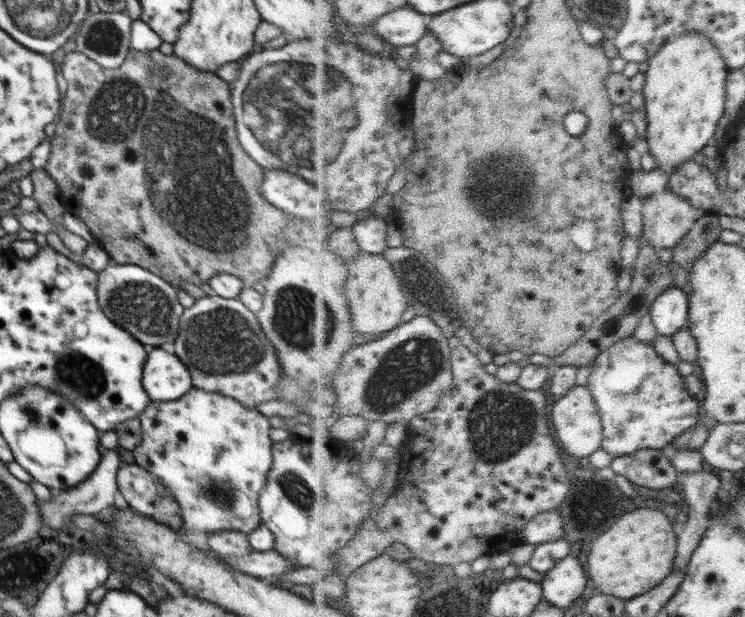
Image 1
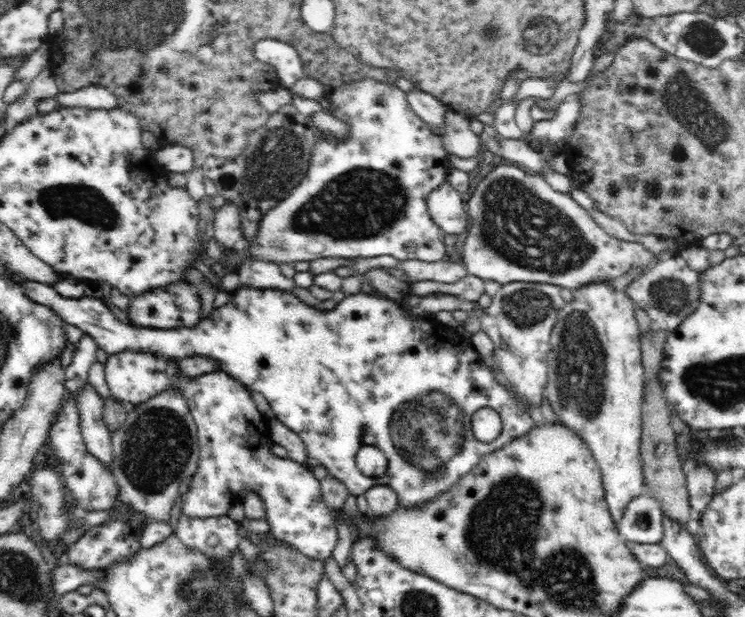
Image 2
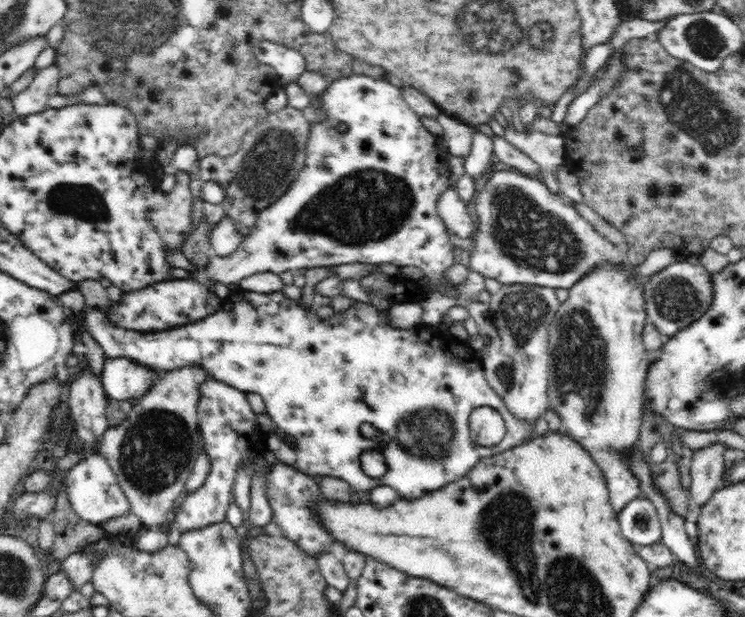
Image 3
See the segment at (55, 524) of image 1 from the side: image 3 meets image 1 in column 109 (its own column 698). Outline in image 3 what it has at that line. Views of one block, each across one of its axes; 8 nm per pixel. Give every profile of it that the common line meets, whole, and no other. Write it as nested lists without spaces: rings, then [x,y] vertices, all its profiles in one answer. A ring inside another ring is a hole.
[[[712,443],[694,452],[691,460],[691,500],[702,506],[723,486],[724,443]]]

